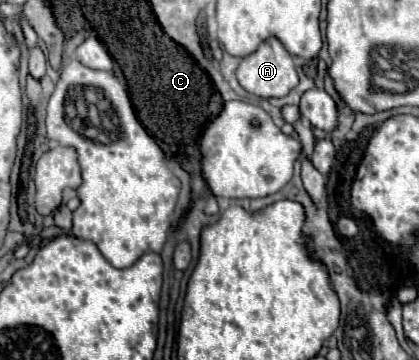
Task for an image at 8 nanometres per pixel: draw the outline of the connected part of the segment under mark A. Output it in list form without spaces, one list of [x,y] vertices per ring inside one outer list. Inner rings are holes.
[[[274,36],[264,40],[252,54],[240,60],[238,66],[238,82],[244,90],[250,94],[256,94],[260,98],[280,98],[286,96],[292,88],[298,86],[298,74],[292,60],[292,54],[282,46],[282,42]]]

